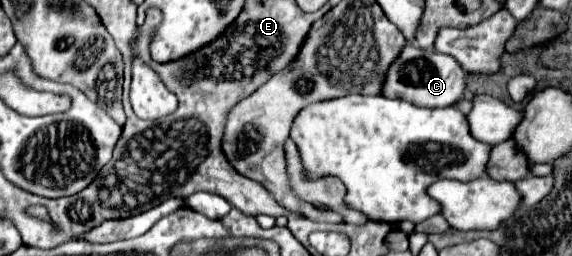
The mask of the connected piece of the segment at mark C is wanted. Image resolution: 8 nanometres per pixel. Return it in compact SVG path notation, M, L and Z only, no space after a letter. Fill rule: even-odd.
M415 45L403 47L401 55L391 65L383 87L385 97L403 99L419 107L451 107L463 97L463 91L465 91L465 71L451 55L419 49Z

